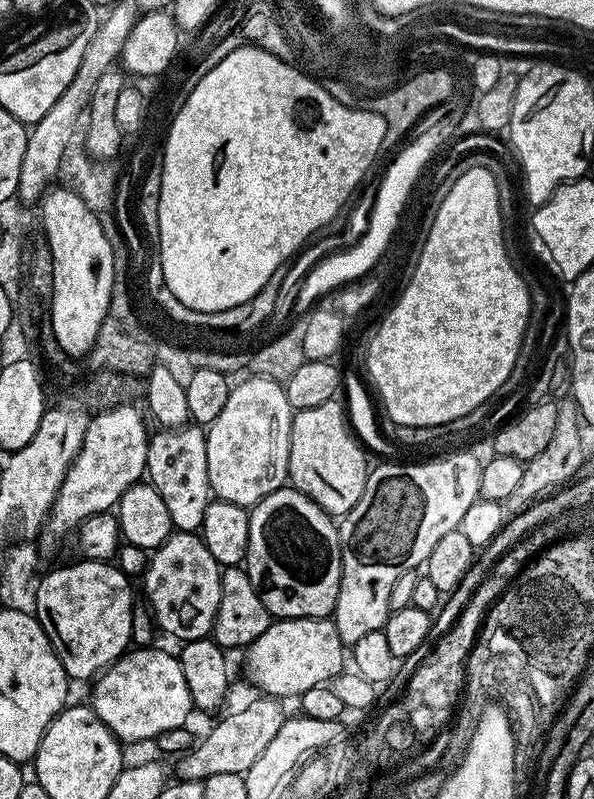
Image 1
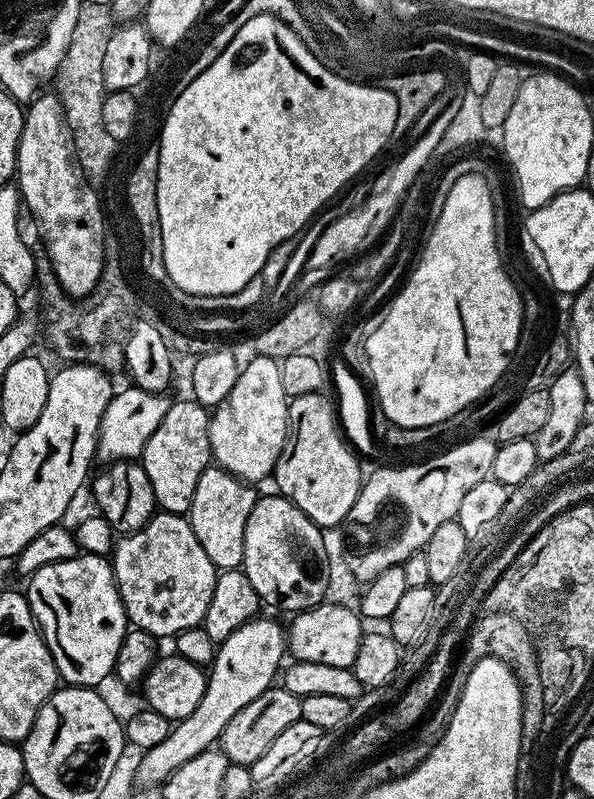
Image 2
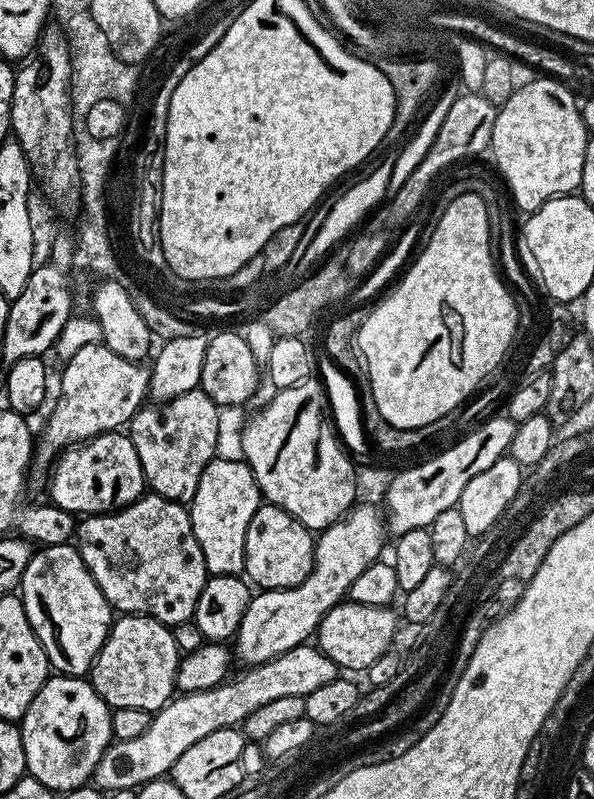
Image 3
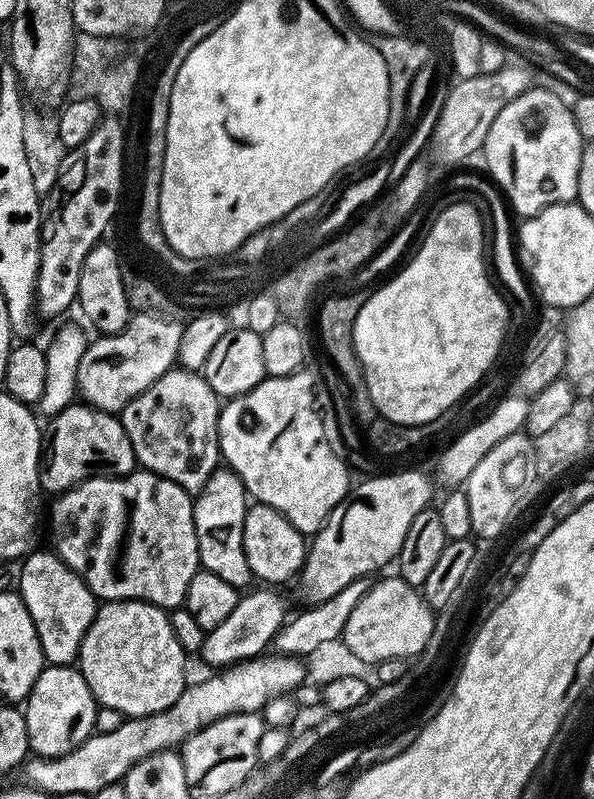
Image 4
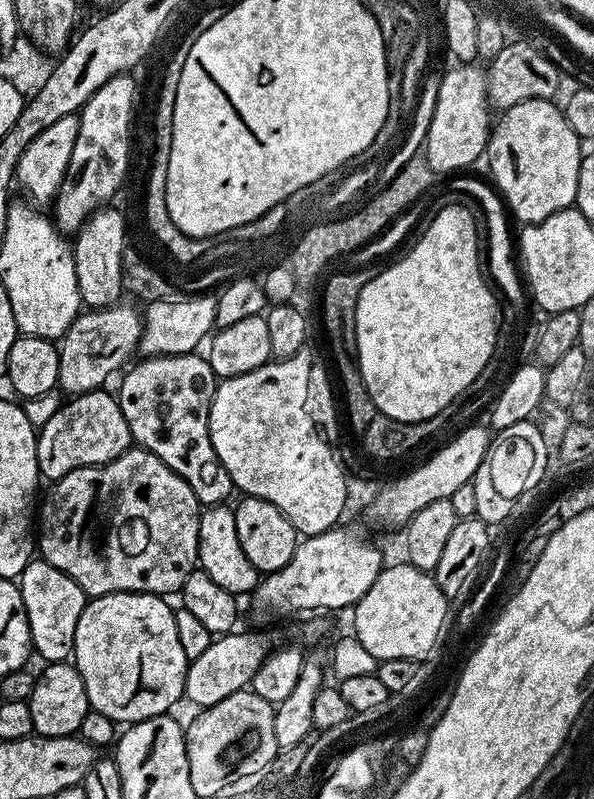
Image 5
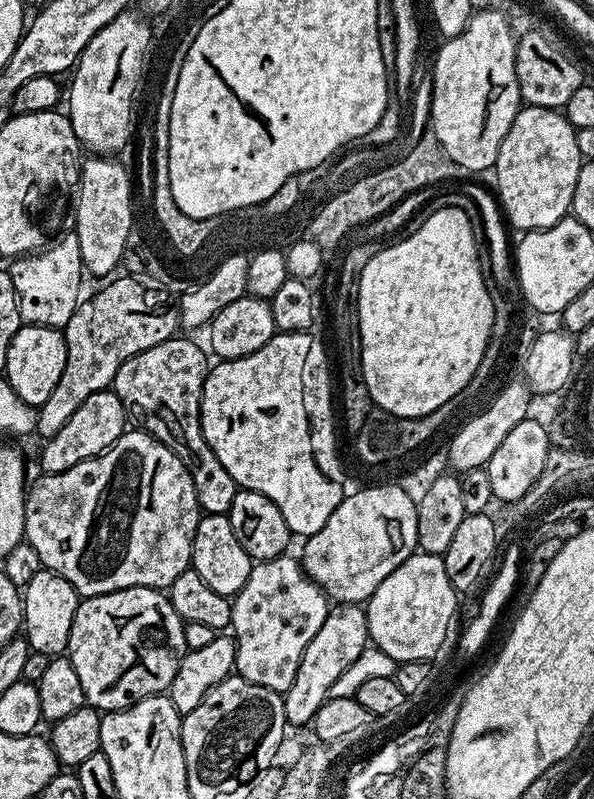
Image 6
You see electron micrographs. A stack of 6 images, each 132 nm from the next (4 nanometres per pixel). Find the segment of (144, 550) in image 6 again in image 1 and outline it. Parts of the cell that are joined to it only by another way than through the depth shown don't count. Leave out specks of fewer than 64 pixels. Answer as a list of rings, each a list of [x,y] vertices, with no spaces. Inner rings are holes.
[[[173,531],[163,546],[151,553],[142,575],[144,596],[155,627],[173,636],[176,642],[211,637],[220,601],[221,571],[222,565],[197,533]]]

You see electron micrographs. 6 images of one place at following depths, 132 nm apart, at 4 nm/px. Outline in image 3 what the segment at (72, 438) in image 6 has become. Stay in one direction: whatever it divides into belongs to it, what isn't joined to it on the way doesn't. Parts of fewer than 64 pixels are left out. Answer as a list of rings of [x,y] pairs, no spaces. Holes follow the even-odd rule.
[[[120,430],[103,432],[79,447],[73,446],[61,452],[51,472],[47,499],[56,507],[73,514],[115,512],[118,508],[130,506],[146,492],[138,450],[134,450],[131,435]]]

